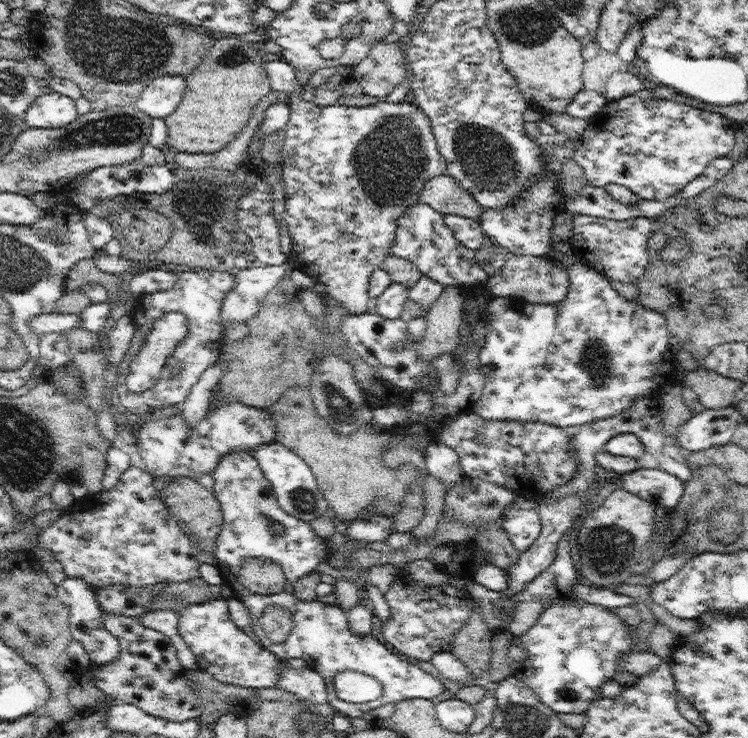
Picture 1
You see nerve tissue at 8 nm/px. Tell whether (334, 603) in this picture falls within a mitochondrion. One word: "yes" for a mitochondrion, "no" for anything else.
no

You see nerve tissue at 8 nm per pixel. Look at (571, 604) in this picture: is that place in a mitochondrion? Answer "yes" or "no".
no

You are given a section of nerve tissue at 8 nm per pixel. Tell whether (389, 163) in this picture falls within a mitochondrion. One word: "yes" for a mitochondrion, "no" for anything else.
yes

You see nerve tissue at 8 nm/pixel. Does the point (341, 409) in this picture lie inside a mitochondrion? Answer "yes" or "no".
yes

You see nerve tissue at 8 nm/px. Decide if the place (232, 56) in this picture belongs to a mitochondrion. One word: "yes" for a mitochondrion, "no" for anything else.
yes

